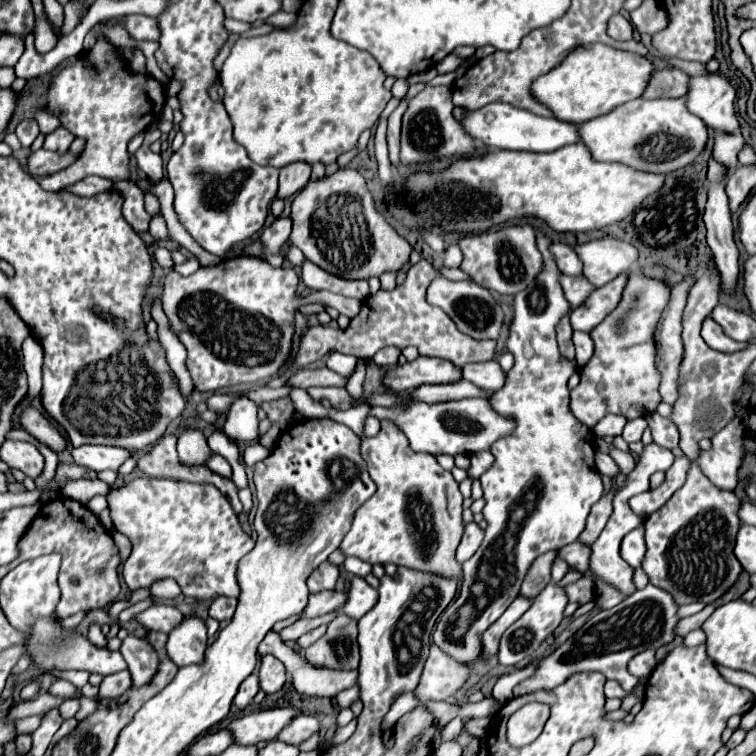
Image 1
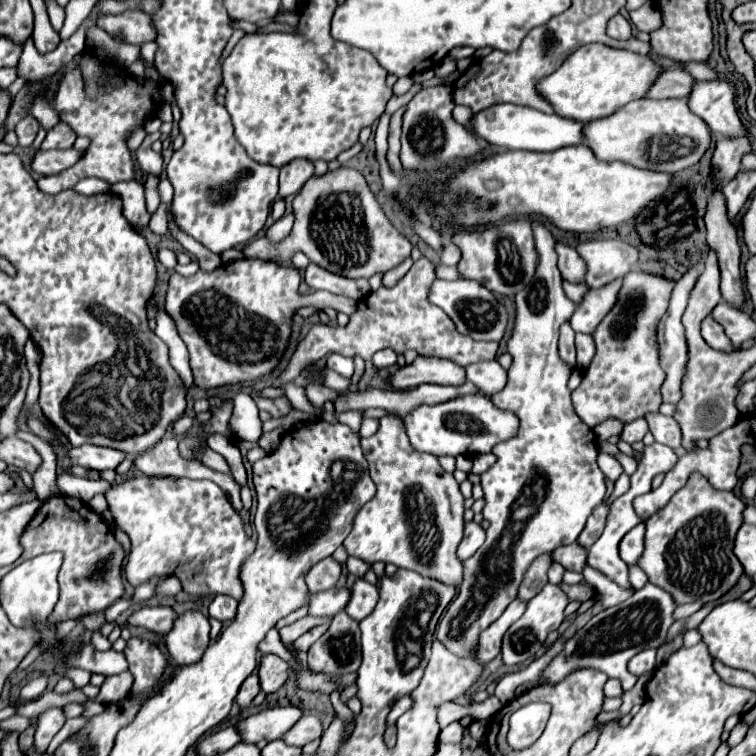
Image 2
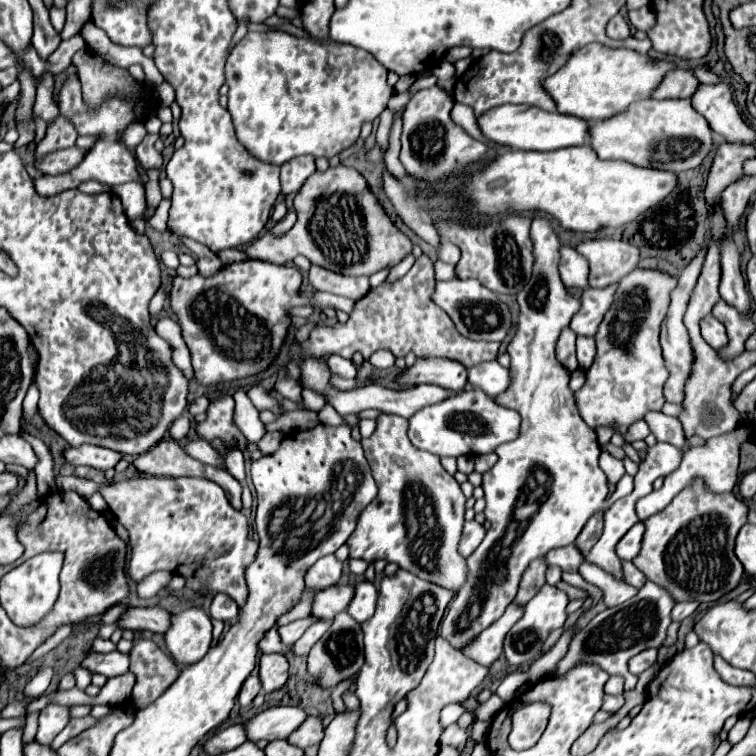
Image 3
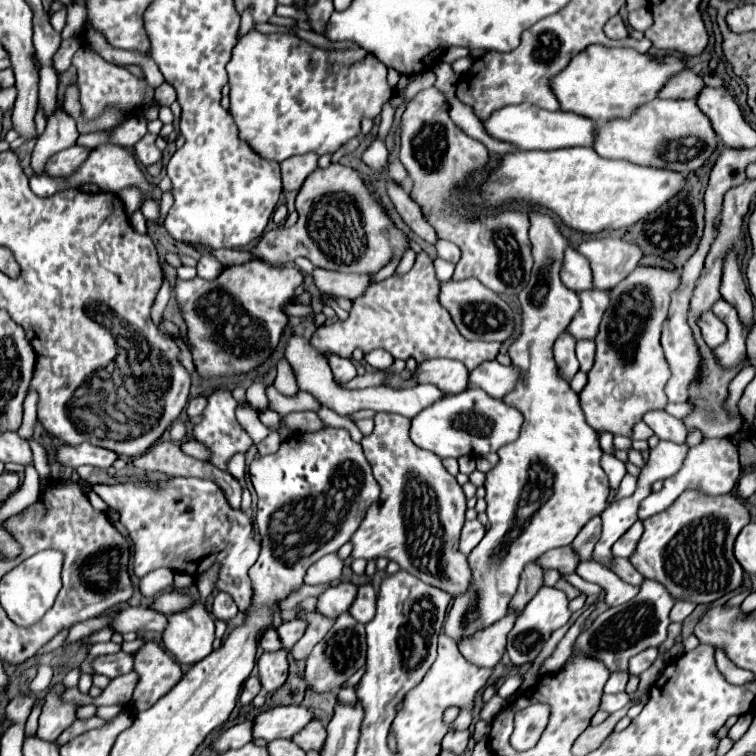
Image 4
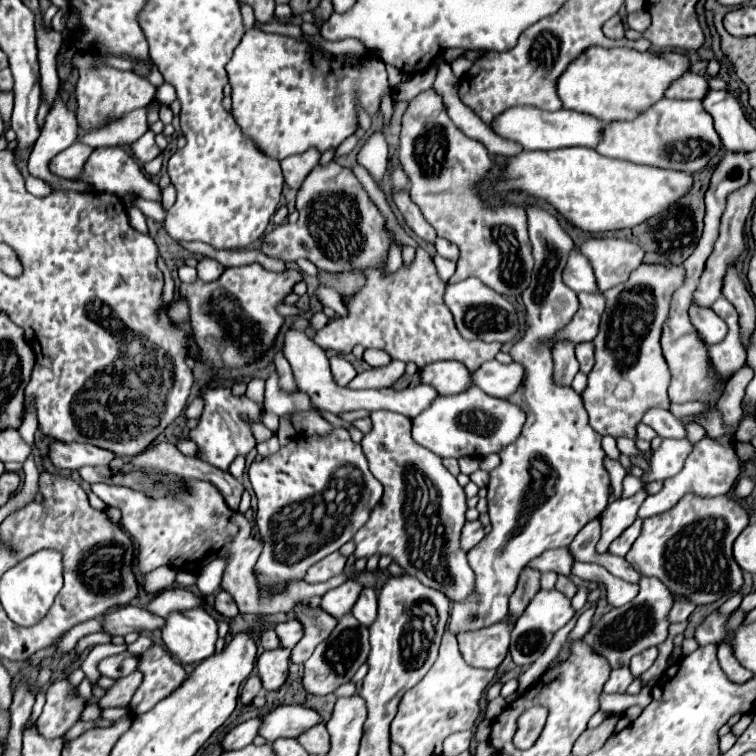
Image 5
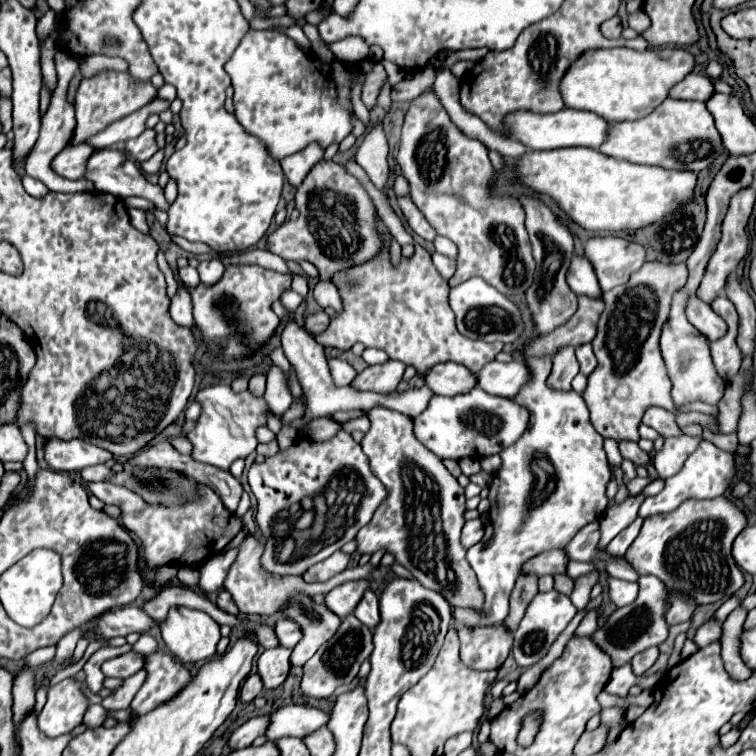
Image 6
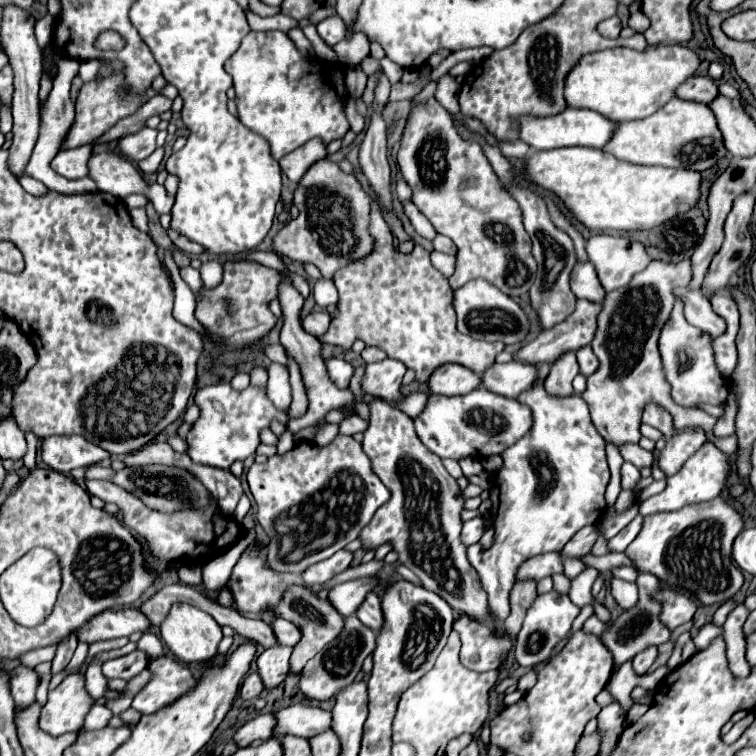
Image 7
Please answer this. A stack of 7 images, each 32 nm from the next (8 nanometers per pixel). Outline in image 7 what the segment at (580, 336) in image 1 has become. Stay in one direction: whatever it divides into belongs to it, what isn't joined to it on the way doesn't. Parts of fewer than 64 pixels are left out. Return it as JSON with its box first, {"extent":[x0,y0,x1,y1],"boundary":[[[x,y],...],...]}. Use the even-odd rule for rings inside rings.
{"extent":[576,346,598,376],"boundary":[[[590,346],[578,348],[578,350],[576,350],[576,358],[578,358],[578,364],[580,364],[580,374],[590,376],[590,374],[596,372],[596,368],[598,368],[598,358],[594,356],[594,352],[592,352]]]}

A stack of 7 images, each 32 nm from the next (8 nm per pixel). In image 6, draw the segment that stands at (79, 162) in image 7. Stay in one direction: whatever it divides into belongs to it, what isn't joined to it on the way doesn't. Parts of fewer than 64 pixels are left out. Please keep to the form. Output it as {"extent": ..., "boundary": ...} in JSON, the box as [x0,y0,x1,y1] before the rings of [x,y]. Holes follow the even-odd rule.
{"extent":[50,144,94,180],"boundary":[[[74,144],[74,146],[68,146],[64,148],[50,164],[50,168],[68,178],[68,180],[80,180],[84,178],[84,172],[86,172],[86,162],[90,158],[90,154],[94,152],[92,146],[88,144]]]}

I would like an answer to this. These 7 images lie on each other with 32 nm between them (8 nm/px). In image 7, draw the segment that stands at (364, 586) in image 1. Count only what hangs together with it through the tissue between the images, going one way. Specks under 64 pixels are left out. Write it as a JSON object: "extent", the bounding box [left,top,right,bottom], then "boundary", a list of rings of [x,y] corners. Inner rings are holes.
{"extent":[356,592,384,630],"boundary":[[[370,592],[366,598],[364,598],[364,604],[360,604],[360,608],[356,610],[356,616],[362,624],[366,624],[368,628],[372,630],[380,630],[384,618],[382,618],[382,608],[380,608],[380,598]]]}

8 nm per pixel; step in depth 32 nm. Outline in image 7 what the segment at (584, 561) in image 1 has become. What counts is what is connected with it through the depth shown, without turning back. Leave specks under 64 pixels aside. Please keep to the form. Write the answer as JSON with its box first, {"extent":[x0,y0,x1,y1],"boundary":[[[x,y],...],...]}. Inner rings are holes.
{"extent":[518,552,562,580],"boundary":[[[548,552],[548,554],[540,554],[526,560],[518,570],[518,580],[528,580],[528,578],[540,580],[544,576],[552,576],[558,572],[562,572],[562,554]]]}

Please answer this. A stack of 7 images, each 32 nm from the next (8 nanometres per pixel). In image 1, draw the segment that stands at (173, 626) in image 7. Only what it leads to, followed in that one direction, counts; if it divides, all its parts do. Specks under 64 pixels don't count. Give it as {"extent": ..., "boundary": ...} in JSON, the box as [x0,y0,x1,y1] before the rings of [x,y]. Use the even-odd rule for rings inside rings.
{"extent":[166,616,206,668],"boundary":[[[196,616],[184,618],[168,634],[166,654],[178,668],[190,664],[202,664],[204,650],[206,650],[206,624]]]}

